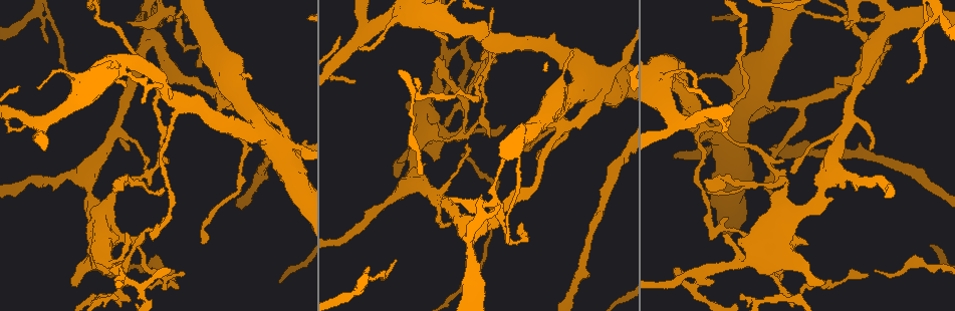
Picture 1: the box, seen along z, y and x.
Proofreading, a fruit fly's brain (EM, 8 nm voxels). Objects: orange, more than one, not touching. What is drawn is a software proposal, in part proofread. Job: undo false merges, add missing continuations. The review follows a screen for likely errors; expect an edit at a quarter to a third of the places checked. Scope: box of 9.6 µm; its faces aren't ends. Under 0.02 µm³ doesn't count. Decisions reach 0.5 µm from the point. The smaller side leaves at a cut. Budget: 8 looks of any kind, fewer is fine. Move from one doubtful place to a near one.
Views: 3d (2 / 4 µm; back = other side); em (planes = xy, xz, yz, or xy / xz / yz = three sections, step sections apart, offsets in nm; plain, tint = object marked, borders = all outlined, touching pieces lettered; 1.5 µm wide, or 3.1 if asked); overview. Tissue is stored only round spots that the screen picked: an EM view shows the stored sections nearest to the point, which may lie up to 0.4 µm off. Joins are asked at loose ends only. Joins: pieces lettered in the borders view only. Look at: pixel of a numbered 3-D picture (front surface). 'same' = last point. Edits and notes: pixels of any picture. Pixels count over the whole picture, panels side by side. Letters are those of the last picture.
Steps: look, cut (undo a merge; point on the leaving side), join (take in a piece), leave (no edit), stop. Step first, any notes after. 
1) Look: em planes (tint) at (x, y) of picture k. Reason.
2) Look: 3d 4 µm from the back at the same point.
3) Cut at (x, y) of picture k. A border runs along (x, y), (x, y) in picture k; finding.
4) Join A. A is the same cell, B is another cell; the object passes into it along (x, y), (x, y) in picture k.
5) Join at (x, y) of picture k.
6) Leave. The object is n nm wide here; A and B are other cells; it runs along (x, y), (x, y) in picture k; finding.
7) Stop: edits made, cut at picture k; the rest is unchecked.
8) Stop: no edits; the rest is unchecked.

Look: 3d 2 µm at (127, 232) of picture 1.

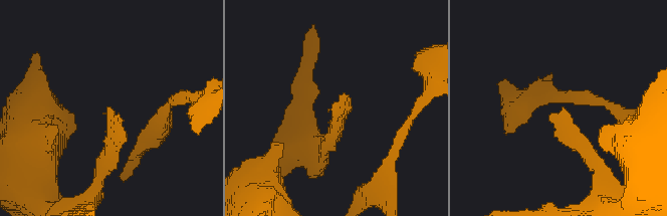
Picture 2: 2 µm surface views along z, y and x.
Look: em planes (borders) at (335, 107) of picture 2.

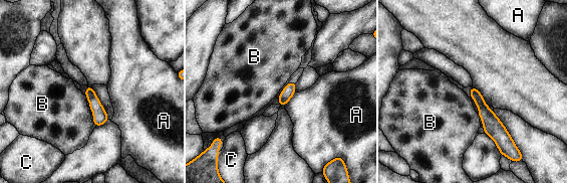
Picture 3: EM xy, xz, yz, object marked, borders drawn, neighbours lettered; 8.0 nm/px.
Leave. The object is 80 nm wide here; A, B and C are other cells; it runs along (473, 89), (492, 126), (505, 143) in picture 3; no lettered piece goes on from it.

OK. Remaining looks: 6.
Look: em planes (borders) at (677, 268) of picture 1. Tapers out.

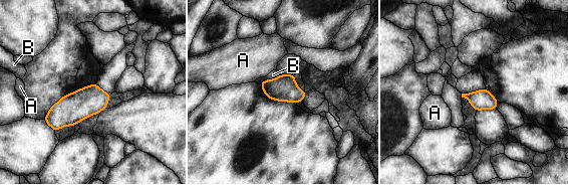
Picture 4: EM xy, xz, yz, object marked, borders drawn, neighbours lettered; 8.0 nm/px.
Leave. The longest contact is with B, 190 nm; A and B are other cells; a border runs along (280, 74), (263, 79), (259, 83) in picture 4; none of them fits.

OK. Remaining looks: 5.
Look: em xz step 8 (borders) at (749, 53) of picture 1.

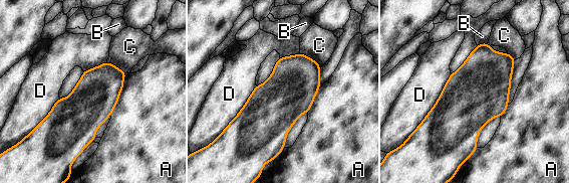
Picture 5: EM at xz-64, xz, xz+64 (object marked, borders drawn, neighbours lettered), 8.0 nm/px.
Look: em planes (borders) at the same point. Cut it another way.

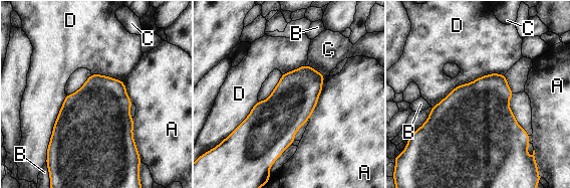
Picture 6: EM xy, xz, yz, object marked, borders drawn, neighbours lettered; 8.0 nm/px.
Leave. A, B, C and D are other cells; none of them fits.

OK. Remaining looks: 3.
Stop: no edits; the rest is unchecked.

